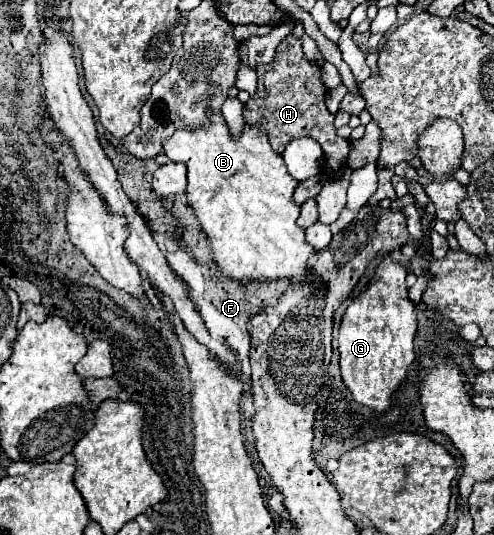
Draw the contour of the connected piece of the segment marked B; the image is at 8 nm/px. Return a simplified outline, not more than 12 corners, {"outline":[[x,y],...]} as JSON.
{"outline":[[220,113],[162,143],[224,277],[310,279],[298,181]]}

